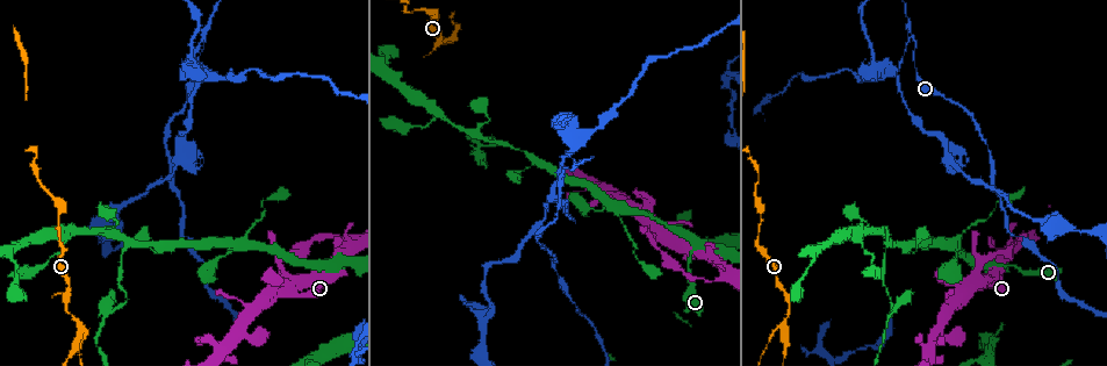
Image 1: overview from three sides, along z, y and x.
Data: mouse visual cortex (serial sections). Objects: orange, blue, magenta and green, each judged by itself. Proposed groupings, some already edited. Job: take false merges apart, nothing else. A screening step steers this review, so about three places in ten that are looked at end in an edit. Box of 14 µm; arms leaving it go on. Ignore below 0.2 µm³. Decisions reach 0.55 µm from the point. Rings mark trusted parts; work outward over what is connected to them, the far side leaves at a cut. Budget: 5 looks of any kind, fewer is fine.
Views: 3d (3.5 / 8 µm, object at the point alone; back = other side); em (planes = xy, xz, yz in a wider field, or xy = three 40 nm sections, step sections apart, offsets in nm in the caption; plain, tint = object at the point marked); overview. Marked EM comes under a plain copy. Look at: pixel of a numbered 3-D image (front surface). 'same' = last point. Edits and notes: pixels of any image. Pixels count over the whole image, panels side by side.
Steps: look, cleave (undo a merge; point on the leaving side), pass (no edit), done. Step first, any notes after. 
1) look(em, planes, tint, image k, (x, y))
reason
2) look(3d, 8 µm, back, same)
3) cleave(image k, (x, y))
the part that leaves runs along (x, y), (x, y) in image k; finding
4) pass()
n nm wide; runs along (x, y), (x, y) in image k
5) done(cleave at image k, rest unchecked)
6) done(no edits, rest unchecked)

look(3d, 8 µm, image 1, (688, 263))
a narrow waist

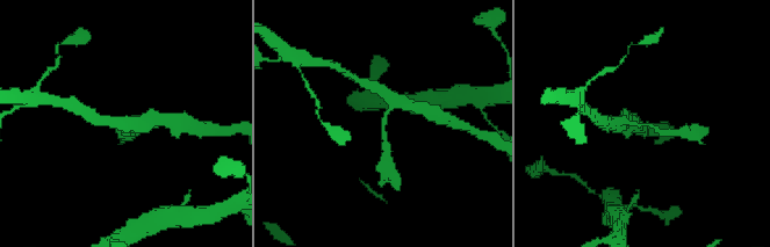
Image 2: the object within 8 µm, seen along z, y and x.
look(3d, 3.5 µm, back, image 2, (383, 130))

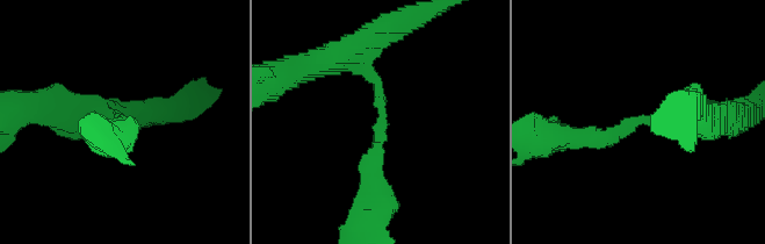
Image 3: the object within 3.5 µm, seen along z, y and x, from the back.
look(em, xy, step 2, tint, image 3, (645, 120))

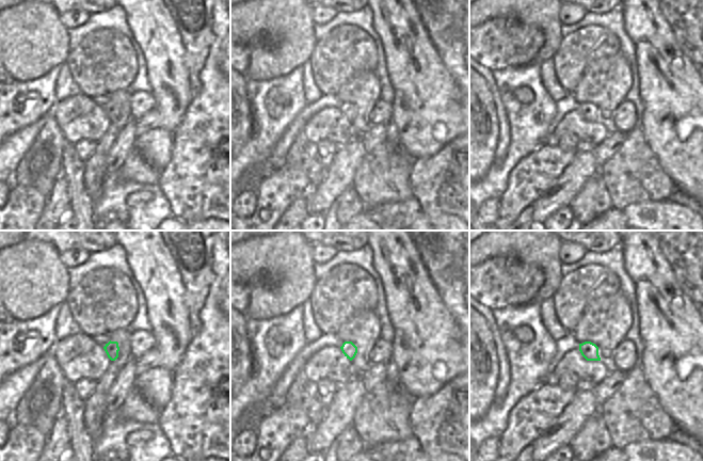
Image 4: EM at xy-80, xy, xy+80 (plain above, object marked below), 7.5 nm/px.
pass()
runs along (574, 137), (714, 115) in image 3; one cell here

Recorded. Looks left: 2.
look(3d, 3.5 µm, image 1, (82, 324))
thin neck

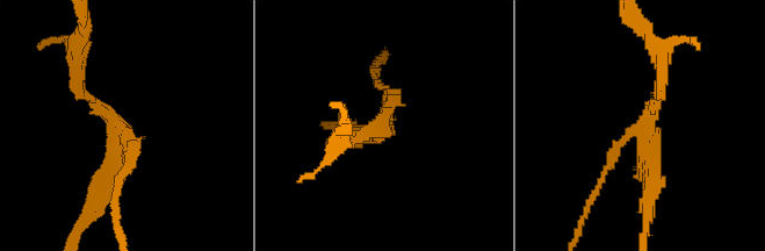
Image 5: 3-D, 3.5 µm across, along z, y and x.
look(em, xy, step 3, tint, image 5, (118, 126))
3 arms; arms of 150, 150, 250 nm; now the EM

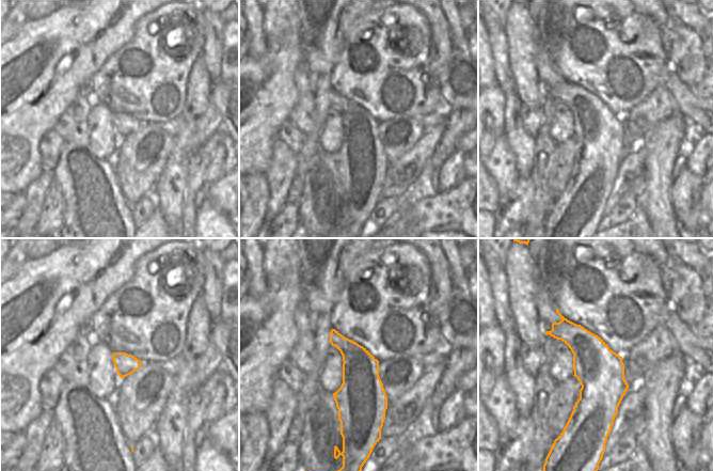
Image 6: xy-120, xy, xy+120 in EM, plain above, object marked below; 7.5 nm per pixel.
cleave(image 5, (610, 165))
320 nm wide; two cells meet here

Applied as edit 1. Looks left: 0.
done(cleave at image 5, rest unchecked)

